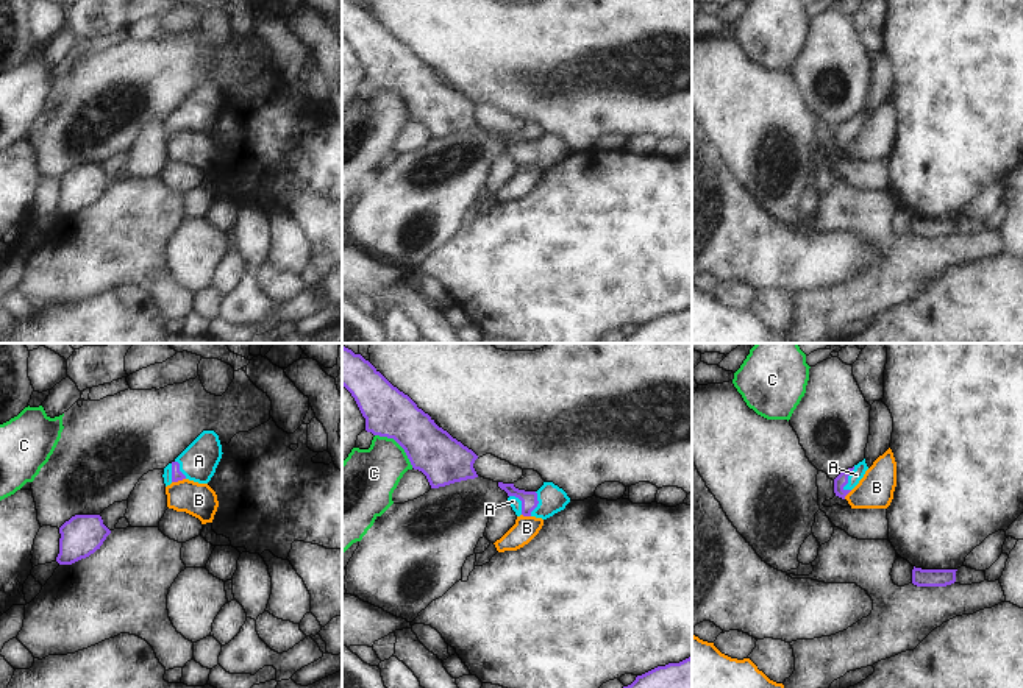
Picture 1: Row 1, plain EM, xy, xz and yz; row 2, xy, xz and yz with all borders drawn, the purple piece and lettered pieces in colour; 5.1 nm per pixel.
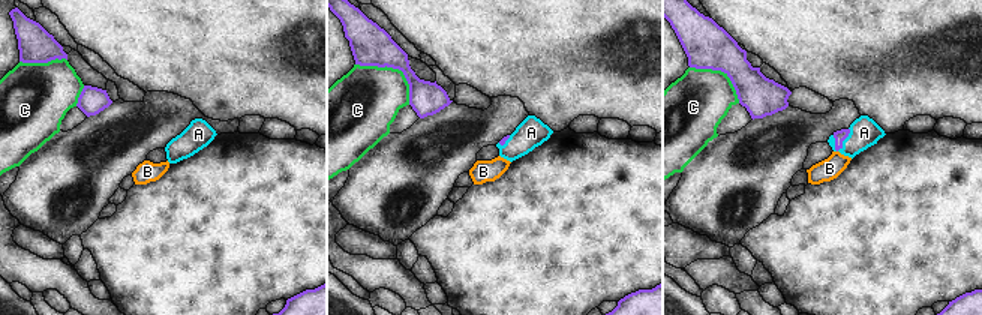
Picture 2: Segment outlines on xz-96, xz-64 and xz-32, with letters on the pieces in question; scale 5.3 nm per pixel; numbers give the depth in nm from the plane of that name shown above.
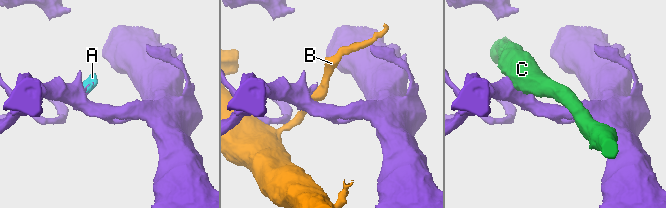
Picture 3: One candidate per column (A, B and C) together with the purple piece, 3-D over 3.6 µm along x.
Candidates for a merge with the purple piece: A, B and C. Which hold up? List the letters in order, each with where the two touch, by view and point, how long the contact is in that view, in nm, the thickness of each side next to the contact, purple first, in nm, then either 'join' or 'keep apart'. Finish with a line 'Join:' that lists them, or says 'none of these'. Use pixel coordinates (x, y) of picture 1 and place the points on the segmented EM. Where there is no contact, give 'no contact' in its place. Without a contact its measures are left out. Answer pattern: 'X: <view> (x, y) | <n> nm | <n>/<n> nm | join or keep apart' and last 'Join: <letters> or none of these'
A: yz (847, 479) | 140 nm | 70/70 nm | join
B: xy (178, 479) | 80 nm | 60/180 nm | keep apart
C: xz (399, 443) | 260 nm | 240/300 nm | keep apart
Join: A

